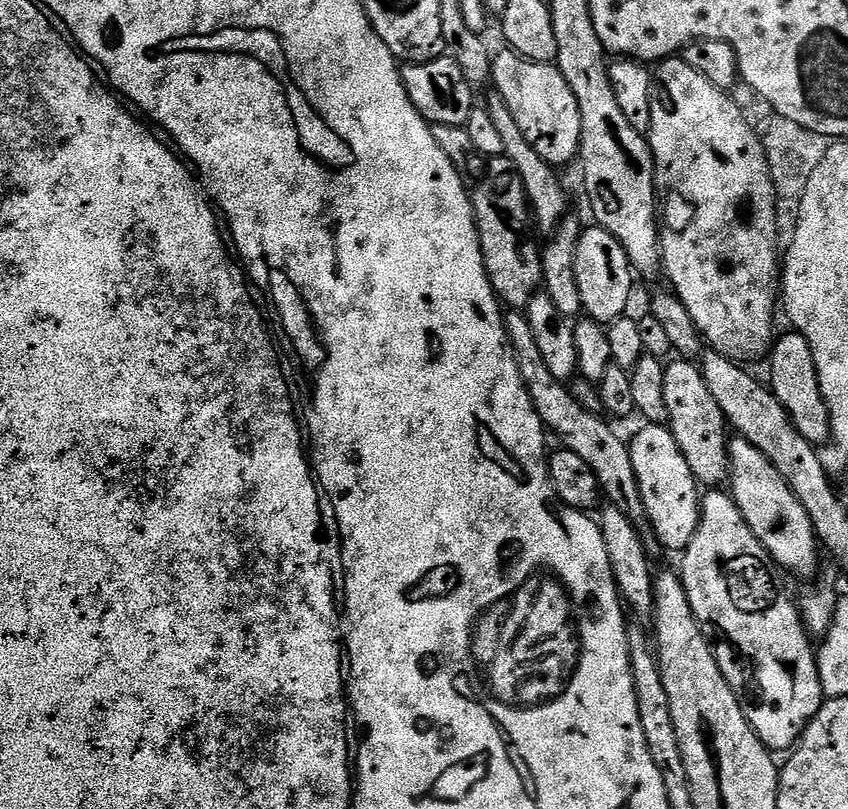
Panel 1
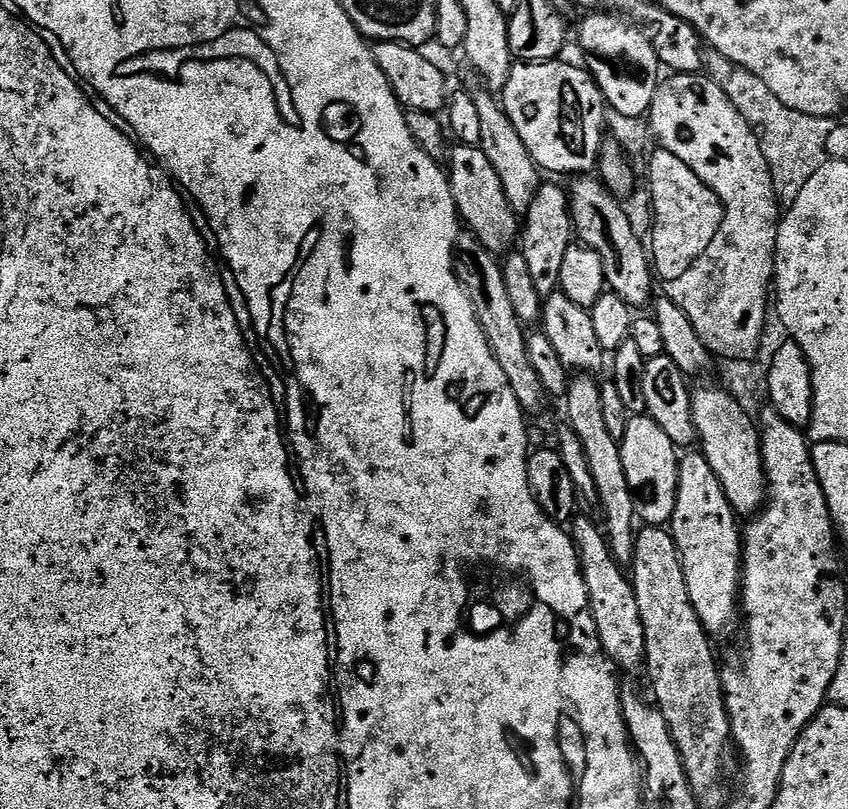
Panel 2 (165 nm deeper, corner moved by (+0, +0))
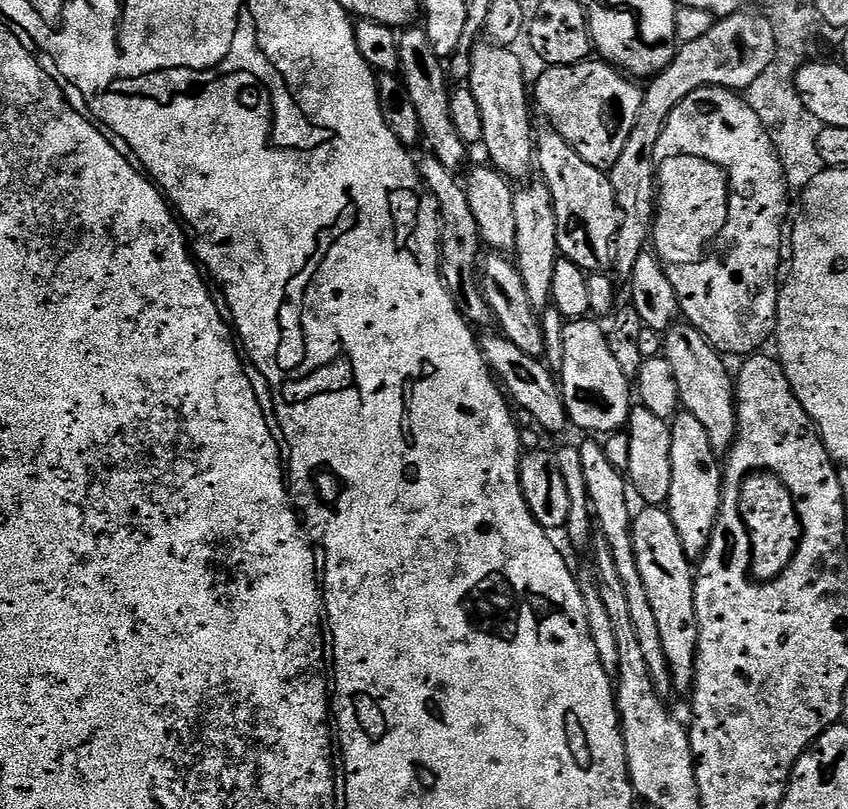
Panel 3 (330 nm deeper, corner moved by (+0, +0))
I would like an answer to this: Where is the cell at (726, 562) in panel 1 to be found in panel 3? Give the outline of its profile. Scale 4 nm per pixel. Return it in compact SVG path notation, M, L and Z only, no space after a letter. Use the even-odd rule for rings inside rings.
M681 411L670 420L670 494L666 510L690 558L704 555L708 537L720 515L722 472L716 469L716 456L706 430L689 412Z

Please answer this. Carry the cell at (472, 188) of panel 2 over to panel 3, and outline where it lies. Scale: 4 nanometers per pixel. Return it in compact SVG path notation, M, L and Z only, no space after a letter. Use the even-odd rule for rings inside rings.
M409 26L399 33L396 42L396 63L404 94L418 116L423 143L428 143L427 151L434 158L438 158L442 166L456 170L467 158L470 148L454 130L448 106L450 87L448 88L448 82L444 78L444 68L440 65L443 63L441 57L434 54L423 27Z

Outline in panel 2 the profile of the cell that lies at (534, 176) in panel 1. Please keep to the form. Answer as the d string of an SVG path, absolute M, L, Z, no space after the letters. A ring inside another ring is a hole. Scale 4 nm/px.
M541 183L534 194L534 202L530 202L527 212L522 216L522 237L520 254L526 258L534 286L540 296L549 296L559 289L563 259L566 250L574 240L572 227L572 209L570 196L556 184Z

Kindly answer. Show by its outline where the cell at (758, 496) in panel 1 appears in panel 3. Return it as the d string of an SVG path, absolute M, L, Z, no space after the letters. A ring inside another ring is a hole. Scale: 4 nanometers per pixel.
M677 322L662 336L662 355L672 372L672 381L680 395L683 411L689 412L706 430L713 449L726 450L735 439L734 380L724 369L721 353L711 348L687 322ZM721 360L721 361L720 361ZM721 448L721 449L720 449Z

